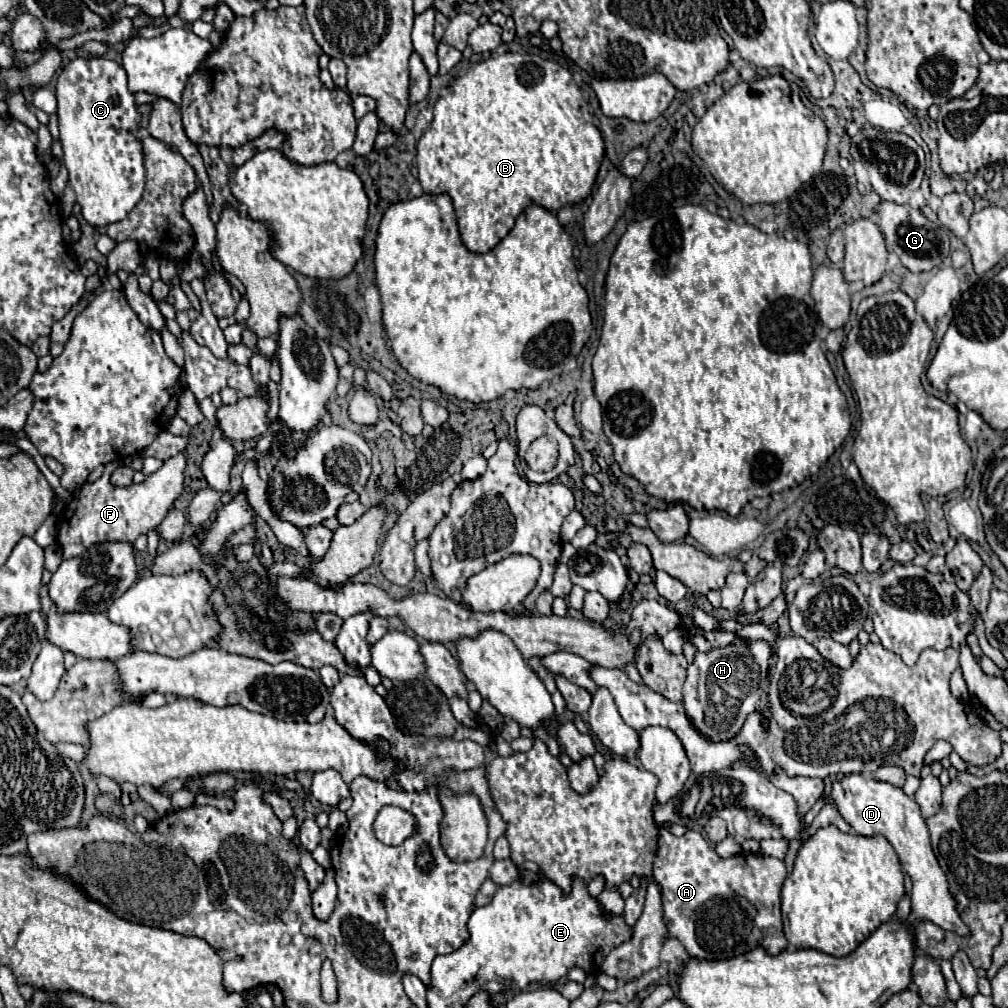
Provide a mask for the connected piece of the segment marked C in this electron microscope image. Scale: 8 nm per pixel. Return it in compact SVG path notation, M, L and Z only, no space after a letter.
M77 57L63 69L55 93L63 159L85 221L95 229L123 221L139 203L145 187L143 153L137 137L139 111L127 89L123 67L103 57Z

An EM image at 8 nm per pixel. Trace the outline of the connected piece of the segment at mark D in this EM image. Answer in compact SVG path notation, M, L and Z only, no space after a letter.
M849 775L849 777L843 777L841 783L833 785L833 799L837 803L839 813L855 829L857 835L863 835L863 837L881 835L895 849L903 871L913 881L913 891L911 891L913 909L907 919L911 925L913 923L917 925L921 921L931 921L945 931L953 931L963 937L971 935L971 929L967 927L967 923L963 923L955 907L955 897L951 895L947 887L947 877L943 875L943 869L939 867L935 853L931 849L927 823L921 817L919 805L911 797L907 797L901 789L889 783L865 779L863 775Z

